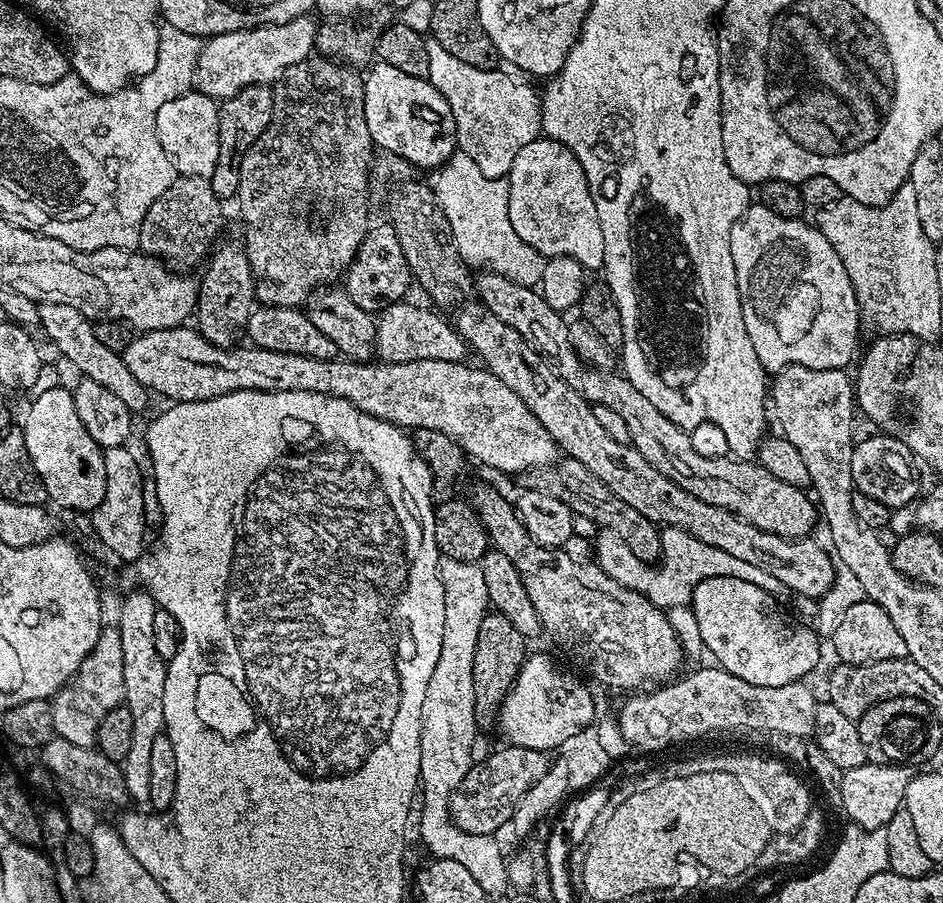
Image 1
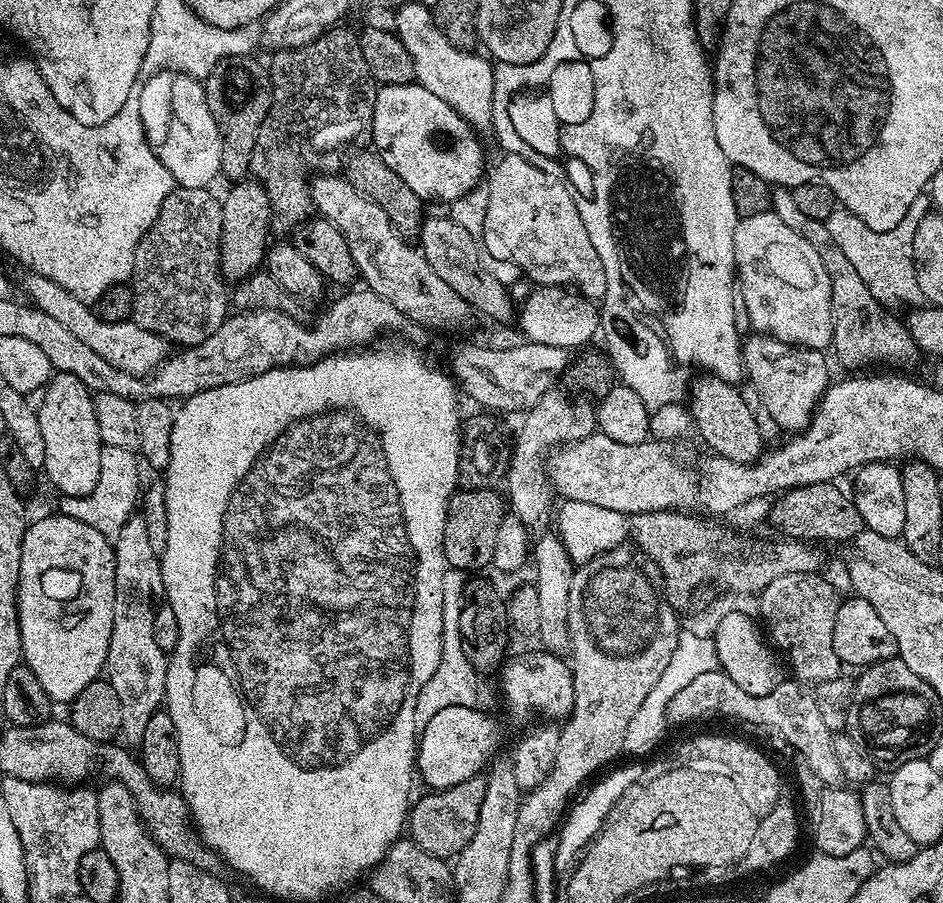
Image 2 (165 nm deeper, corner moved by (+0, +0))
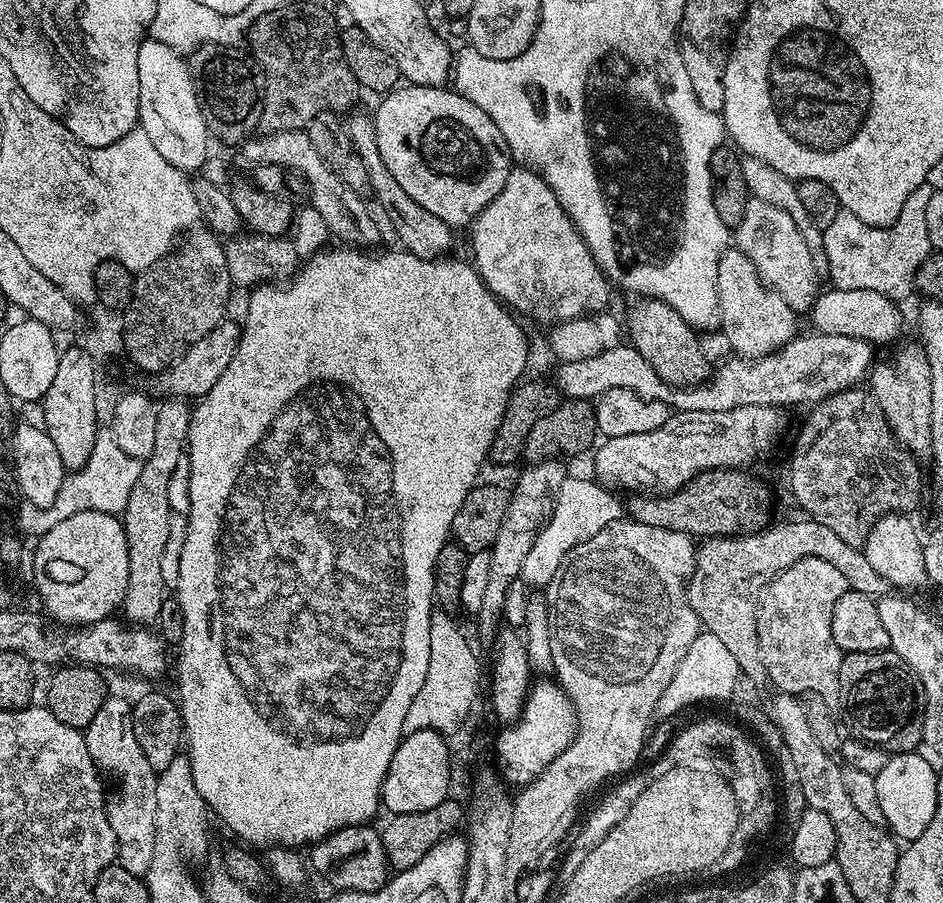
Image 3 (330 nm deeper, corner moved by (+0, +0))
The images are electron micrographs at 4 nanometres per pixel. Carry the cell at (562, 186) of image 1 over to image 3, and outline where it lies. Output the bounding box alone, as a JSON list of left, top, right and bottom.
[470,166,610,326]

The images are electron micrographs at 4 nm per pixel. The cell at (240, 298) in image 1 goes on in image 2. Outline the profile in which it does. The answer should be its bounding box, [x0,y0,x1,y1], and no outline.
[220,178,272,282]

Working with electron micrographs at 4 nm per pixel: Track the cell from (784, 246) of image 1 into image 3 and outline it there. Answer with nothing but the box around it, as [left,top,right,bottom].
[734,199,818,314]

